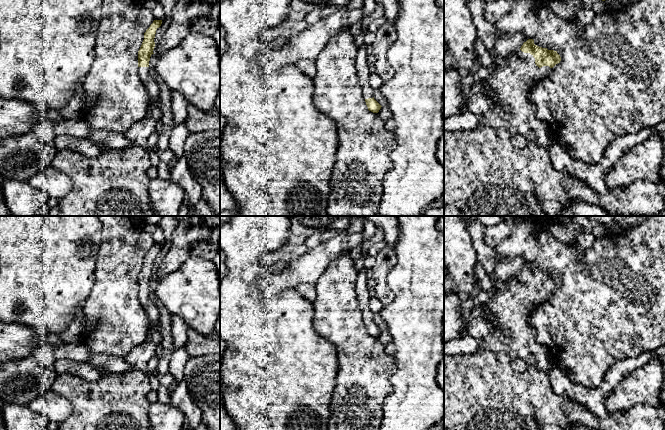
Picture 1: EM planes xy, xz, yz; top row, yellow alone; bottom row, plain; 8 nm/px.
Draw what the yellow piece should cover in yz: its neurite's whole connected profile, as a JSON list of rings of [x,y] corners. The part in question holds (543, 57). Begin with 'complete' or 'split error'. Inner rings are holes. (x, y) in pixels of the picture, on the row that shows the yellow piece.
split error; [[[533,39],[524,42],[520,49],[508,57],[504,66],[497,67],[496,71],[483,81],[496,91],[496,99],[489,100],[487,112],[477,115],[480,124],[494,129],[506,129],[511,135],[521,134],[527,142],[548,148],[556,141],[556,137],[549,125],[536,117],[535,106],[529,100],[528,95],[537,82],[546,77],[560,61],[561,57],[557,51],[539,47],[534,44]]]

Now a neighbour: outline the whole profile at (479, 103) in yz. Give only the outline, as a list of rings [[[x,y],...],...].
[[[474,81],[469,90],[469,96],[470,100],[467,110],[476,115],[480,115],[488,111],[489,99],[483,92],[482,81]]]

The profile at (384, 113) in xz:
[[[387,105],[382,106],[381,109],[379,110],[379,112],[377,113],[377,115],[384,122],[391,119],[391,117],[392,117],[392,113],[391,113],[391,111],[390,111],[390,109],[388,108]]]

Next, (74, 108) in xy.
[[[79,83],[74,88],[74,93],[68,103],[59,110],[63,120],[82,117],[85,103],[83,83]]]

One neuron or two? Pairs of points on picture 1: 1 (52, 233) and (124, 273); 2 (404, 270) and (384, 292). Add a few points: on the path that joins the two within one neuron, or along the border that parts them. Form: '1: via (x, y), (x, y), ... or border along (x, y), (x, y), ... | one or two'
1: border along (102, 235), (95, 267), (95, 279), (93, 281) | two
2: border along (394, 264), (387, 276), (394, 298), (384, 306) | two

